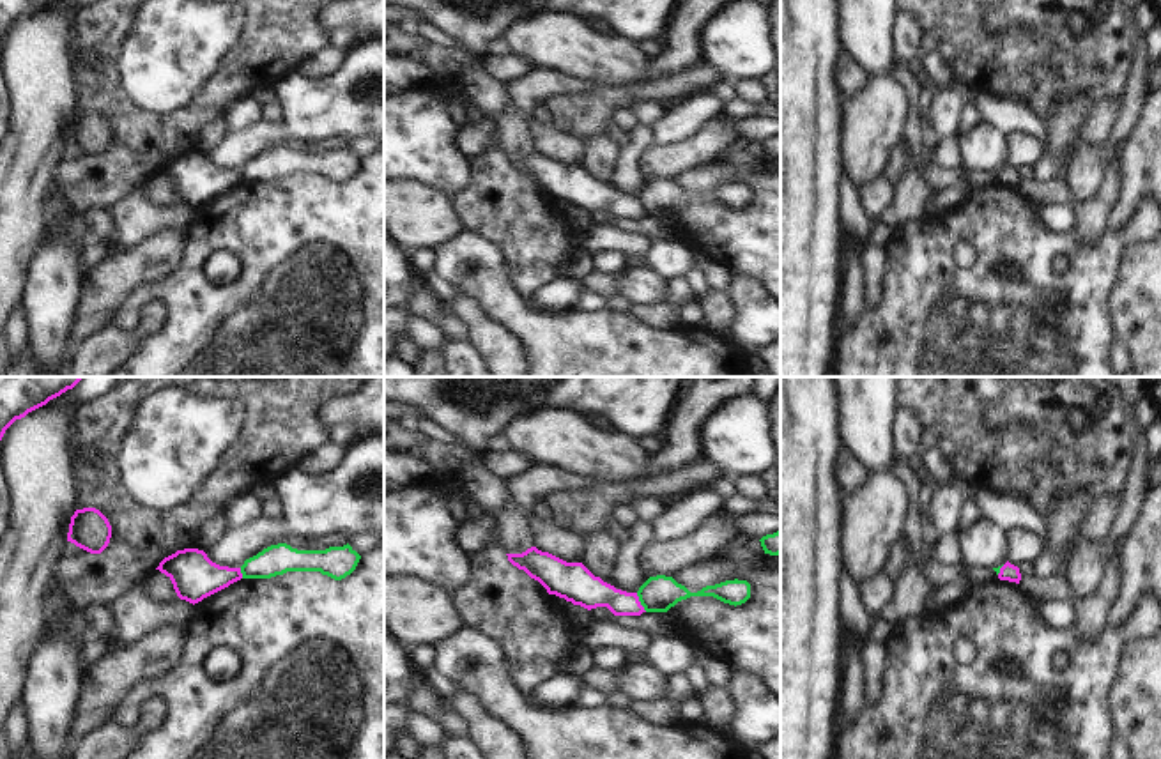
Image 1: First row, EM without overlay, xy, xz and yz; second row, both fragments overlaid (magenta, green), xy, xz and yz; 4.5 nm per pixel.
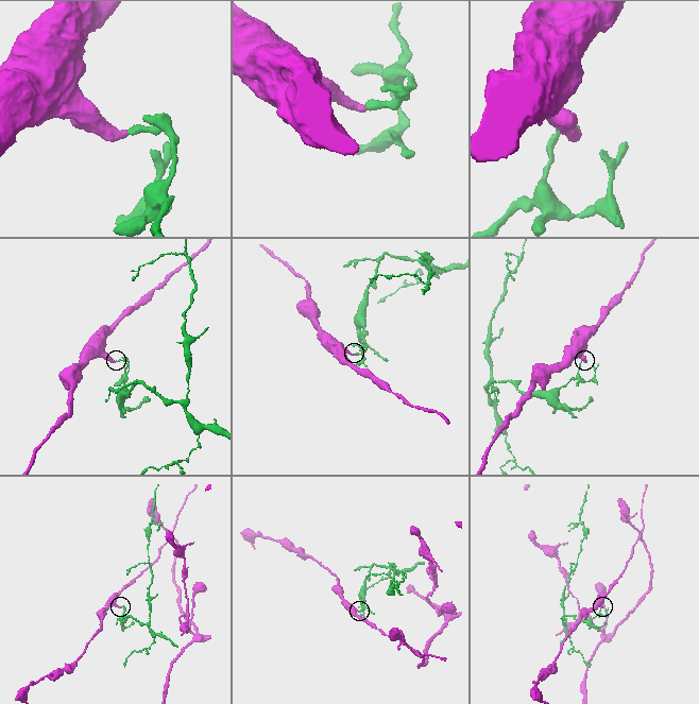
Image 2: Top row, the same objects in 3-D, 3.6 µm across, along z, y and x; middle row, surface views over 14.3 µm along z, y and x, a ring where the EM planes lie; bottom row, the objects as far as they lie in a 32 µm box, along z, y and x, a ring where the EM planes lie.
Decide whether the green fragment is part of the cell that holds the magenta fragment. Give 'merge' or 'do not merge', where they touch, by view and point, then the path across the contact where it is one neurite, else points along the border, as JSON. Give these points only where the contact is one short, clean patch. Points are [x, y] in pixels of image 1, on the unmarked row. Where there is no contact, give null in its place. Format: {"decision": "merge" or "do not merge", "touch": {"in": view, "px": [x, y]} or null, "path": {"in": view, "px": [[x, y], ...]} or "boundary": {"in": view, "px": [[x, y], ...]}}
{"decision": "do not merge", "touch": {"in": "xz", "px": [639, 206]}, "boundary": {"in": "xz", "px": [[636, 197], [646, 214]]}}

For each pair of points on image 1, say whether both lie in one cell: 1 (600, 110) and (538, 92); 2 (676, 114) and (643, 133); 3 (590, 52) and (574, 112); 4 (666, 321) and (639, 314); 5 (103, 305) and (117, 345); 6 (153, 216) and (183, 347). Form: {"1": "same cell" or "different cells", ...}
{"1": "different cells", "2": "different cells", "3": "different cells", "4": "same cell", "5": "different cells", "6": "different cells"}

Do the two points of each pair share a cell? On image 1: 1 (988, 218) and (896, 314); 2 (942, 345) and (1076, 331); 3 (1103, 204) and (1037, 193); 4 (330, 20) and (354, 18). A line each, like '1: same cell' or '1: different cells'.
1: same cell
2: same cell
3: same cell
4: same cell

